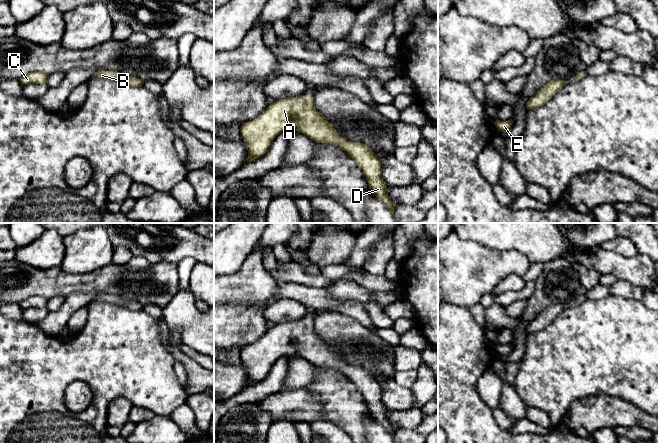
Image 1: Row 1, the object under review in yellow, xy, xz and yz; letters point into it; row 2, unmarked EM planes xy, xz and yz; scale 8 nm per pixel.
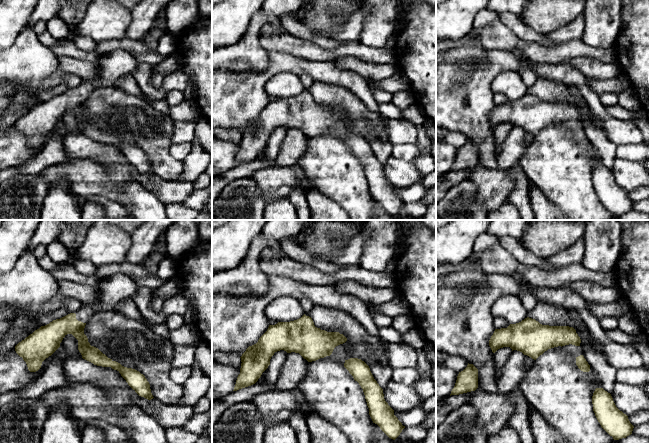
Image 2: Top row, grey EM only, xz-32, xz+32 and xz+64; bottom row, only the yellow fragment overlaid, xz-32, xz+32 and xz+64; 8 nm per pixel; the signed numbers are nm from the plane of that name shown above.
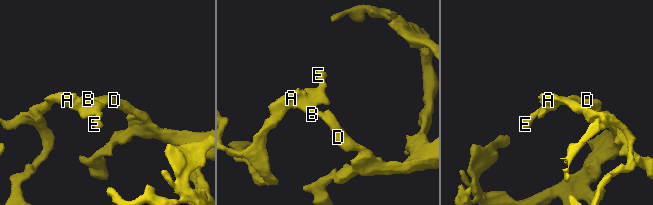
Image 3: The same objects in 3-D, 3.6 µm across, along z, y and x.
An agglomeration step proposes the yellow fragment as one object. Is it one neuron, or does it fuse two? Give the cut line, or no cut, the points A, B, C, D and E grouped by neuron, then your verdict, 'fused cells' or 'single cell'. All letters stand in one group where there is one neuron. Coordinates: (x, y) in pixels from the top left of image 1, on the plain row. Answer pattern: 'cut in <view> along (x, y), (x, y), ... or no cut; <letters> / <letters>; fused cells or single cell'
no cut; A B C D E; single cell

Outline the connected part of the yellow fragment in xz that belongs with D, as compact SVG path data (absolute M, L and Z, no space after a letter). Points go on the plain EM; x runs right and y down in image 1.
M298 319L278 323L239 354L247 369L247 387L262 381L281 356L297 355L316 367L337 367L362 393L370 416L378 421L392 438L400 430L390 424L387 417L388 408L382 401L381 386L377 379L363 367L340 361L327 342L316 334L314 321Z

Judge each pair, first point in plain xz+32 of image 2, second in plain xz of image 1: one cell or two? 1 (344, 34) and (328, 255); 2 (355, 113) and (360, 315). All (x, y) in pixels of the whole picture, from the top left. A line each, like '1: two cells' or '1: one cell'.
1: two cells
2: two cells

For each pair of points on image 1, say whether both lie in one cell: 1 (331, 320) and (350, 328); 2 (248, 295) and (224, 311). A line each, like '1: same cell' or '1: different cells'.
1: same cell
2: different cells

